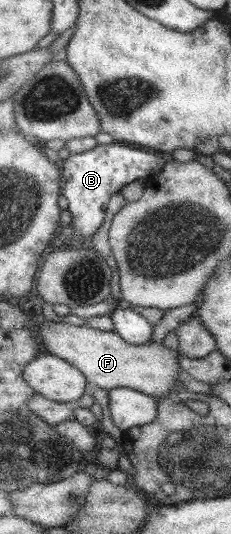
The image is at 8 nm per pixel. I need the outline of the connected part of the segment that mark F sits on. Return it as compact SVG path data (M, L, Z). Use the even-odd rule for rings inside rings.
M48 320L35 326L34 332L37 332L36 337L41 338L40 344L49 354L77 367L83 373L88 386L99 387L105 391L111 391L115 387L129 388L157 399L169 396L178 388L179 351L166 348L162 343L149 341L145 344L132 345L111 330L97 330L85 324L75 326Z

